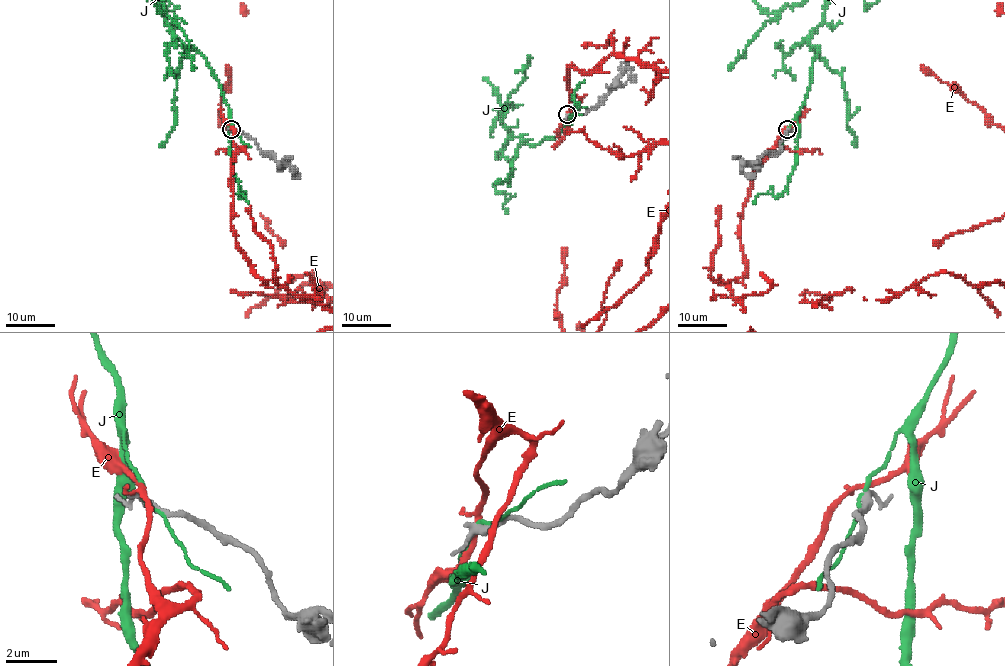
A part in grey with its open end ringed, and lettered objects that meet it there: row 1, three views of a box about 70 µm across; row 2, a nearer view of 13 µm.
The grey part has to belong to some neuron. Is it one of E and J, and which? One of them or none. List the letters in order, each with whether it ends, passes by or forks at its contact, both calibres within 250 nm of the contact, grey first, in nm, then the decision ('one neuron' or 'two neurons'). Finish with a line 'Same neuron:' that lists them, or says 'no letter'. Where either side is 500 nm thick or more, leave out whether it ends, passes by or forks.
E: it forks there; 280 nm thick on the grey side, 160 nm on the other; two neurons
J: it passes by; 280 nm thick on the grey side, 90 nm on the other; two neurons
Same neuron: no letter

